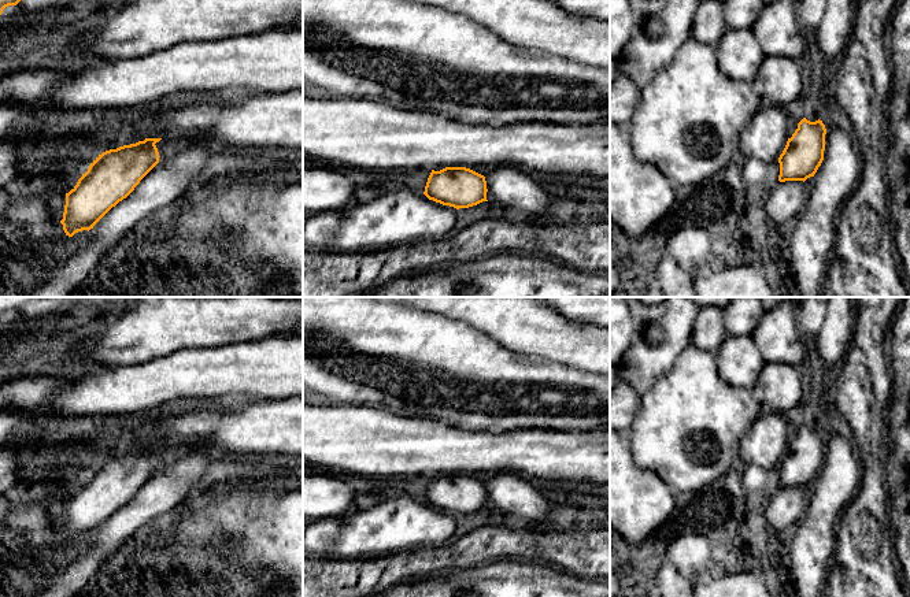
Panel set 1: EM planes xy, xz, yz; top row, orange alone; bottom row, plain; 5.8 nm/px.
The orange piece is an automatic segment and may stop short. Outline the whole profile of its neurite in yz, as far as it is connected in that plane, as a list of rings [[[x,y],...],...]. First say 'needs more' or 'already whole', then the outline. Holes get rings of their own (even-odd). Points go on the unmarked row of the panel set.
already whole; [[[803,424],[788,445],[778,464],[778,487],[806,487],[814,483],[824,467],[826,435],[822,427],[810,429]]]

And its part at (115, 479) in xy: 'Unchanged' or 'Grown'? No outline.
Unchanged

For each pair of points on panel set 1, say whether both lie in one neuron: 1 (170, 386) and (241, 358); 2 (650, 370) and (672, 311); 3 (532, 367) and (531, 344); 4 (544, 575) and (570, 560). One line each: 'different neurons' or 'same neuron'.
1: same neuron
2: same neuron
3: different neurons
4: different neurons

